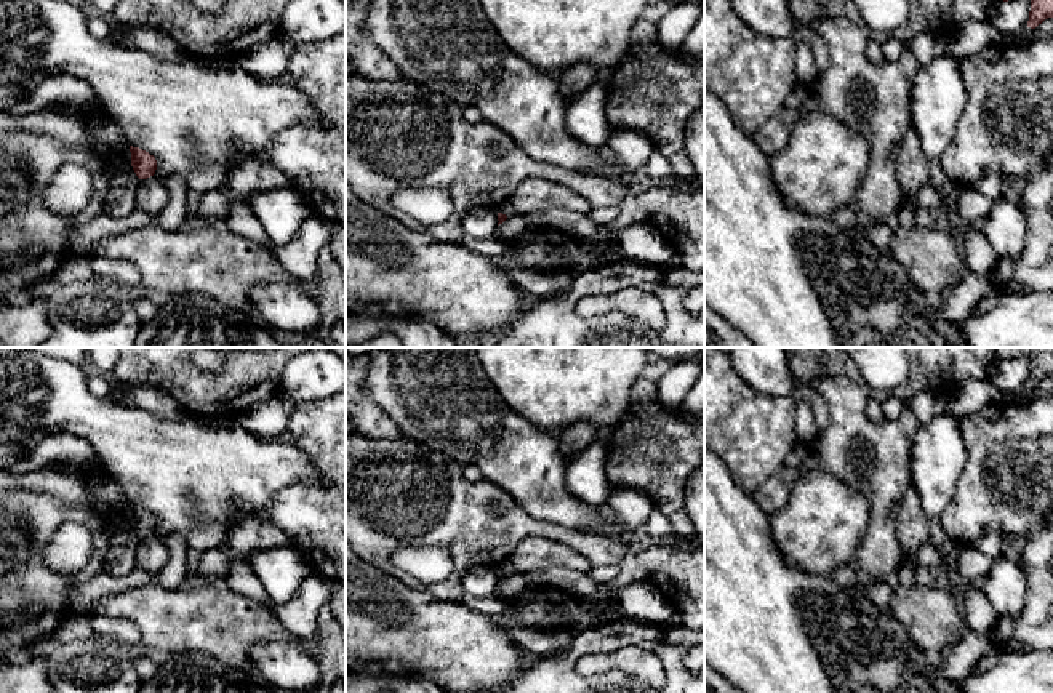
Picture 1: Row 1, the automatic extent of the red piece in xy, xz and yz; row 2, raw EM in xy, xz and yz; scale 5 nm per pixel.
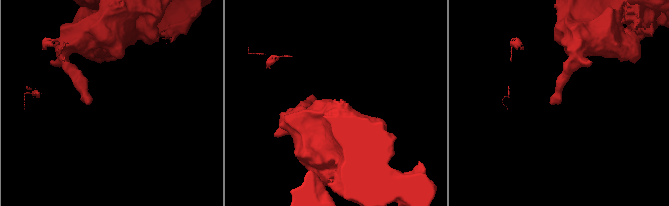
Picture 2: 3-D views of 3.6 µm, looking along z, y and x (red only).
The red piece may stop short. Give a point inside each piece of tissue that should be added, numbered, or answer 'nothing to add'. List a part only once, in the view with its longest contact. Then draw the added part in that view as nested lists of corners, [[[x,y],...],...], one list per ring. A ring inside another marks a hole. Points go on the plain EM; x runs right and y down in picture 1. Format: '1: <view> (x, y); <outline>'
nothing to add

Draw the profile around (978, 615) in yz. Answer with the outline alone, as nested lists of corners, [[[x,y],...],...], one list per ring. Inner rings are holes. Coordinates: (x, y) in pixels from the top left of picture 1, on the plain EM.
[[[967,584],[963,586],[962,618],[963,627],[987,634],[999,616],[983,589],[975,589],[971,584]]]

